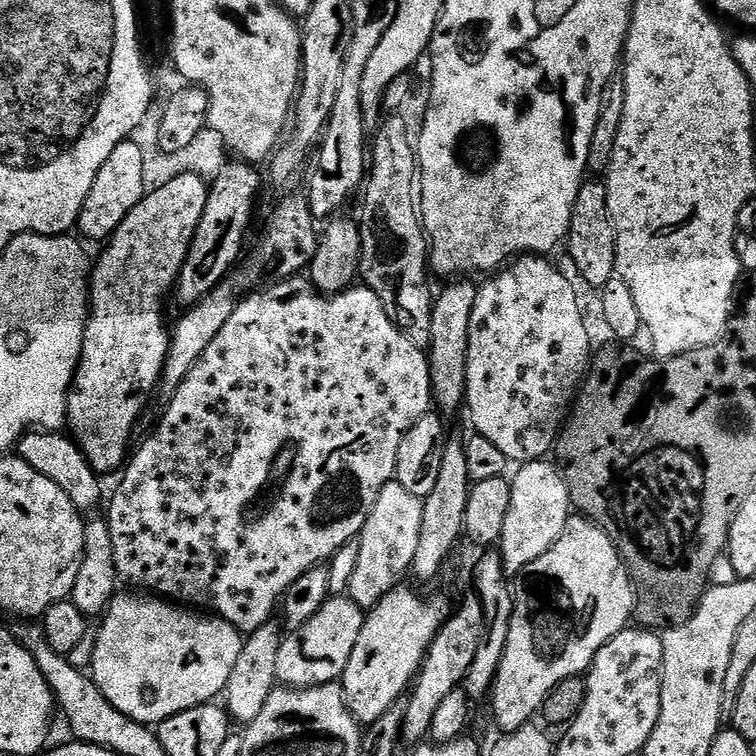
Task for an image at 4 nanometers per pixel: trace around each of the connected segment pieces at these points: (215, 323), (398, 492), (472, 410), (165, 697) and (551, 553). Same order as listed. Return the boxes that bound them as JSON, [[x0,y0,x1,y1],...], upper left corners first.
[[159,195,318,398],[346,478,424,609],[464,254,594,466],[90,590,244,726],[490,518,636,733]]

